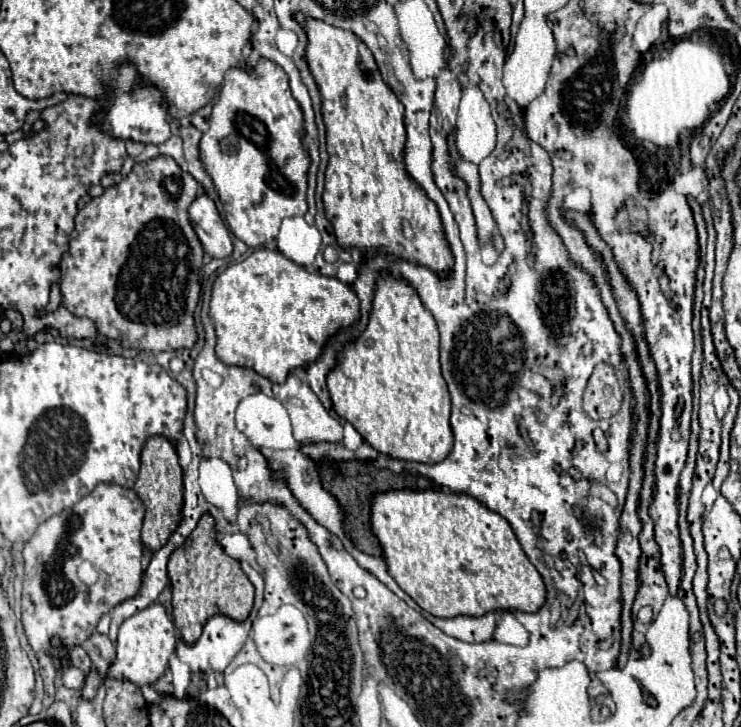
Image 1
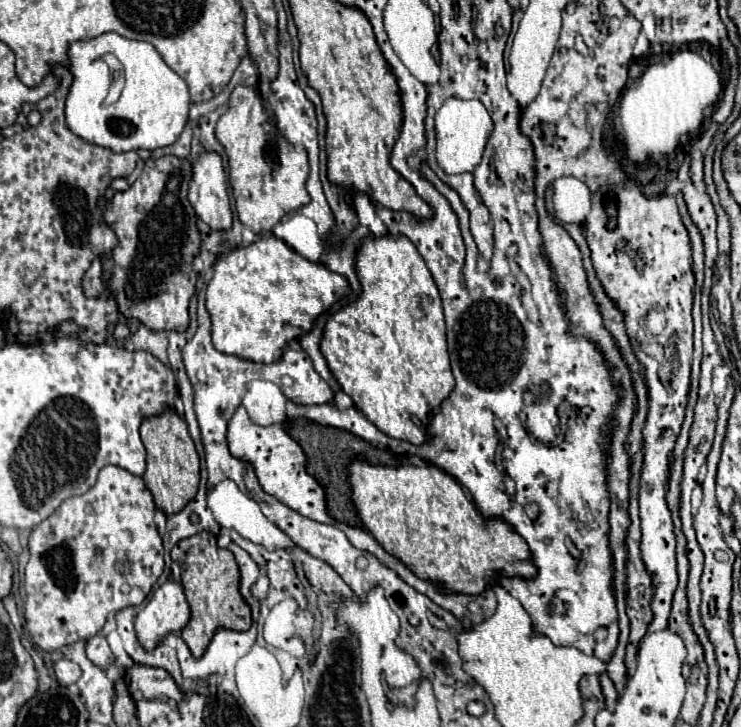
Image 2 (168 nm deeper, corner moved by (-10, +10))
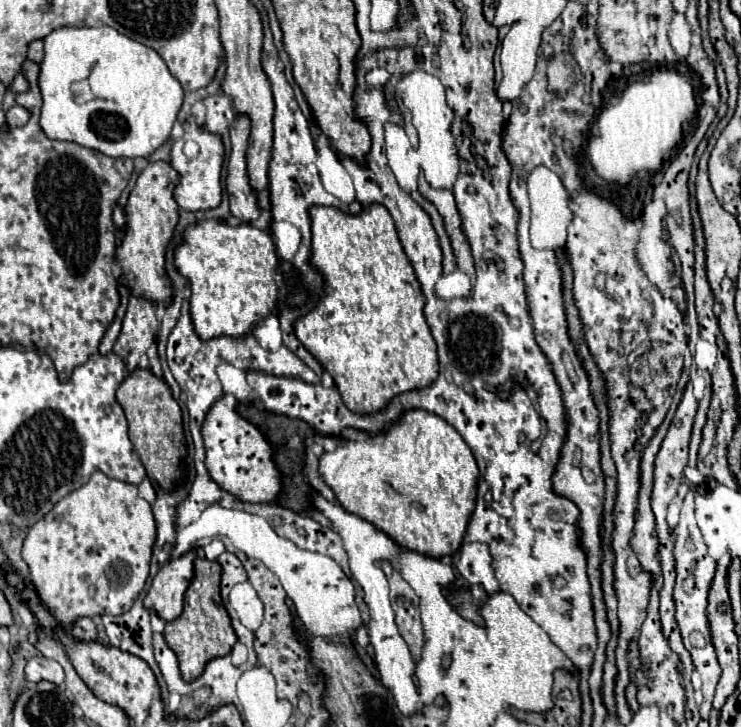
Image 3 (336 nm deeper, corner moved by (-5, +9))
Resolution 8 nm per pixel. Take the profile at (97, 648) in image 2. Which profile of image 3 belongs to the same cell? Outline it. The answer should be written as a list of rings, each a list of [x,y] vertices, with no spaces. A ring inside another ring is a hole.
[[[77,618],[71,626],[71,634],[79,640],[97,640],[95,624],[89,618]]]

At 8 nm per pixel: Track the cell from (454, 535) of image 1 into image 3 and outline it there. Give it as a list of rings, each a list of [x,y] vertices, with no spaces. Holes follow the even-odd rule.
[[[411,408],[403,412],[403,416],[389,430],[369,434],[363,442],[347,440],[345,444],[337,446],[335,452],[321,454],[319,474],[321,480],[335,492],[339,504],[347,512],[375,524],[399,546],[431,558],[451,556],[461,548],[461,538],[465,536],[469,522],[467,484],[477,486],[479,470],[471,448],[465,444],[459,432],[441,416],[427,410]]]

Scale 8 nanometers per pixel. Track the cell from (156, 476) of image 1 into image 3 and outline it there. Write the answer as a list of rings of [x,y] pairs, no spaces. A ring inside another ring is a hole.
[[[133,370],[117,388],[117,402],[121,404],[127,422],[129,438],[147,470],[151,484],[157,490],[171,490],[183,476],[181,460],[185,456],[185,436],[181,426],[181,408],[173,398],[169,384],[151,370]]]

